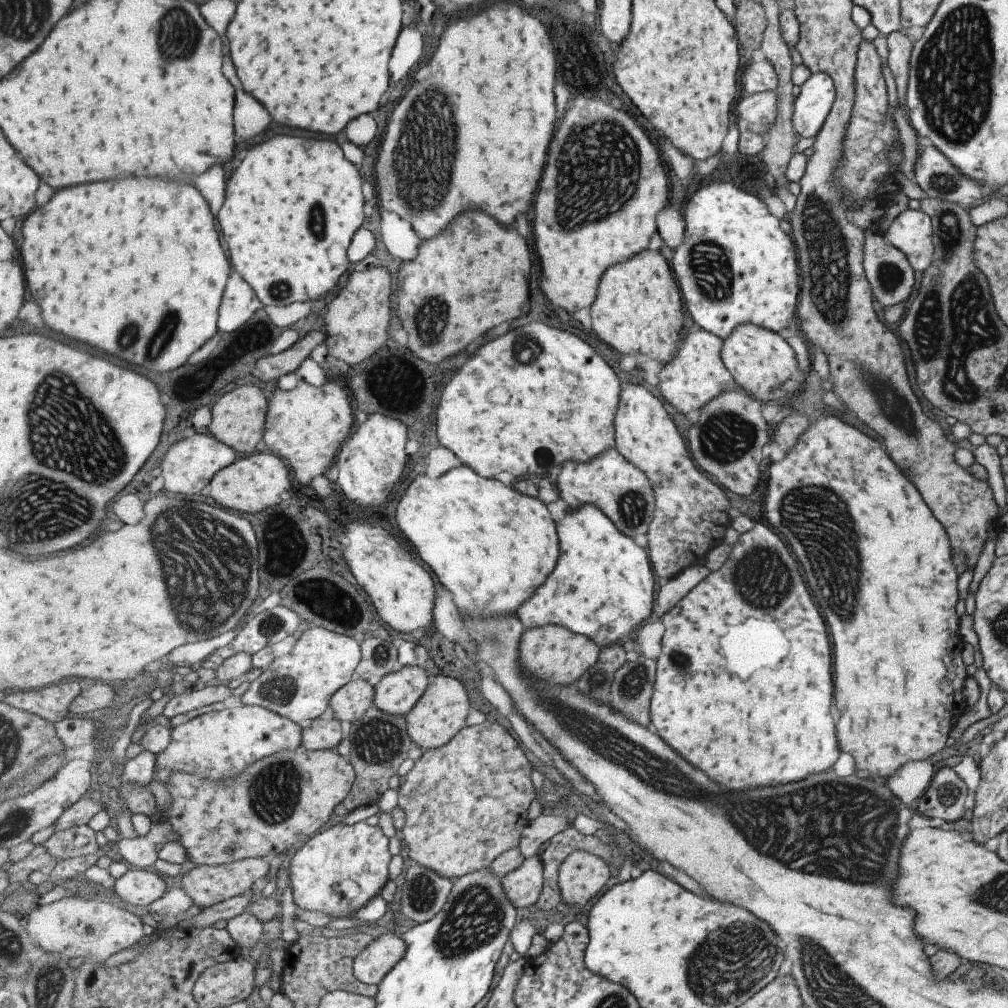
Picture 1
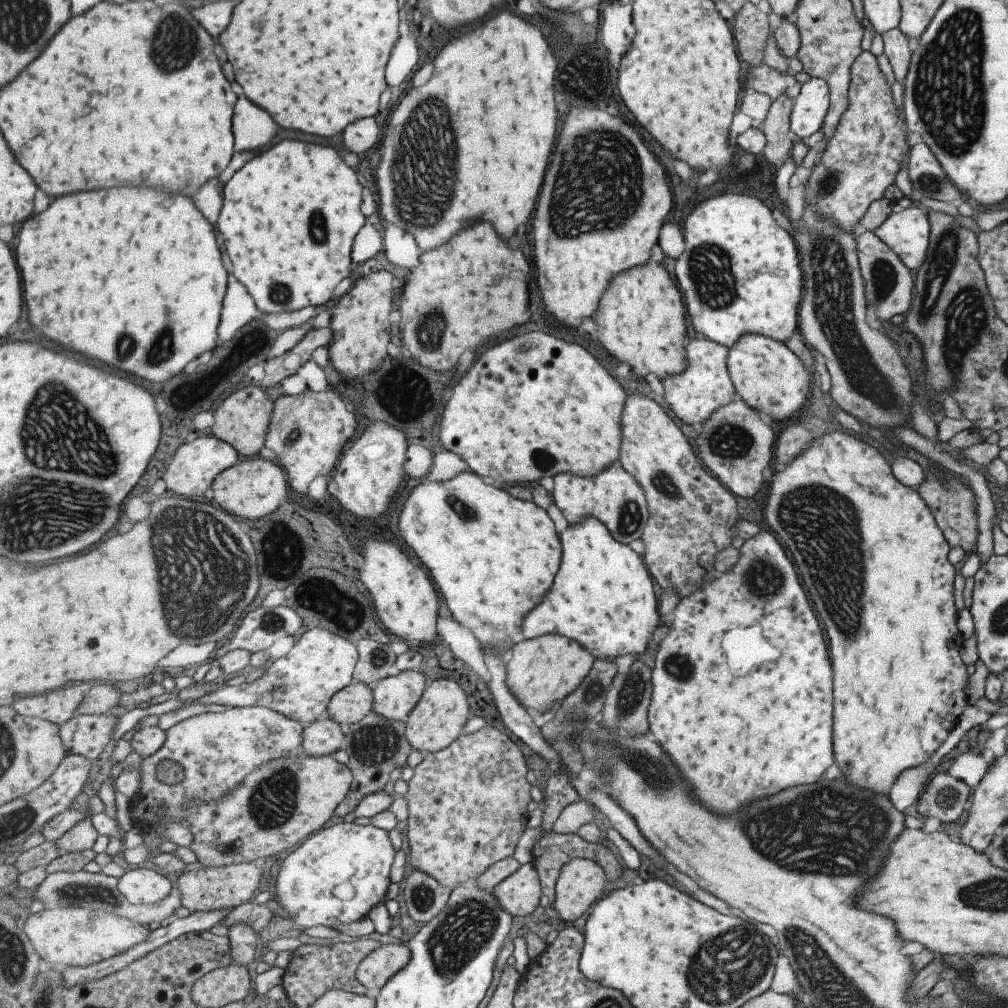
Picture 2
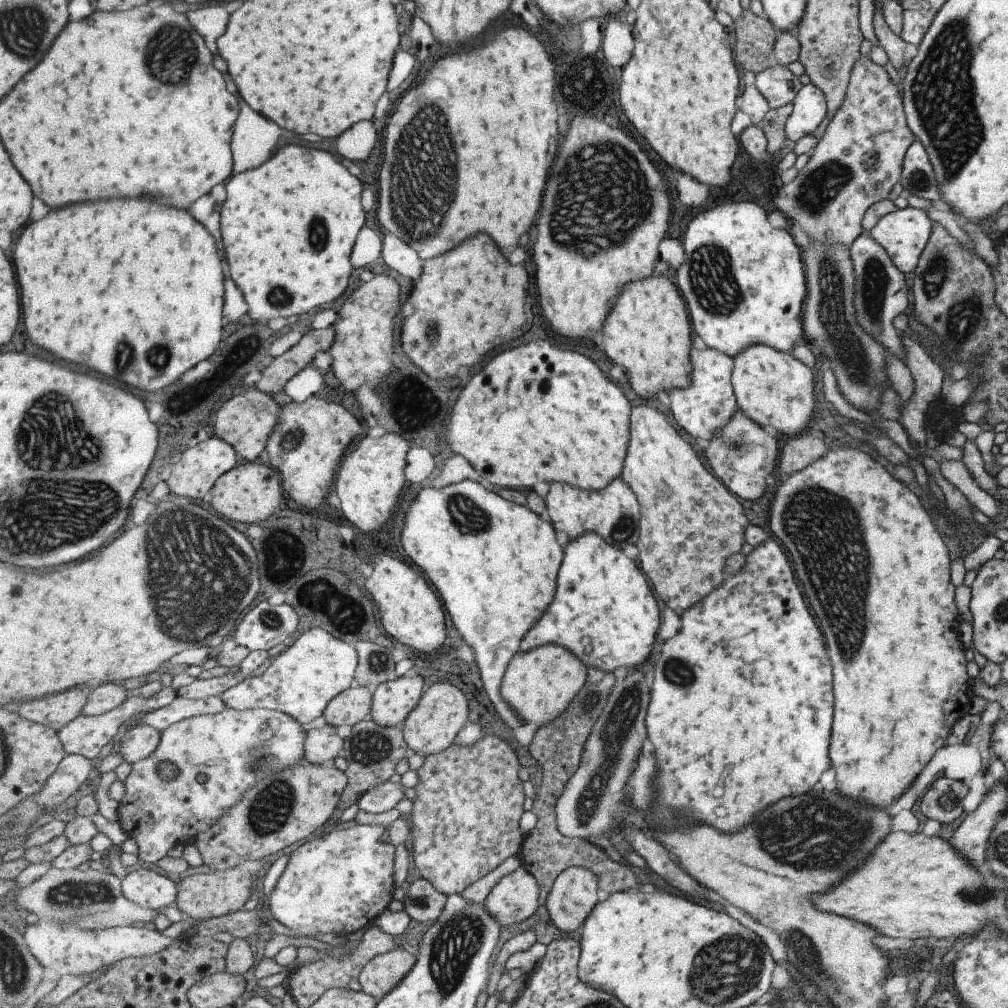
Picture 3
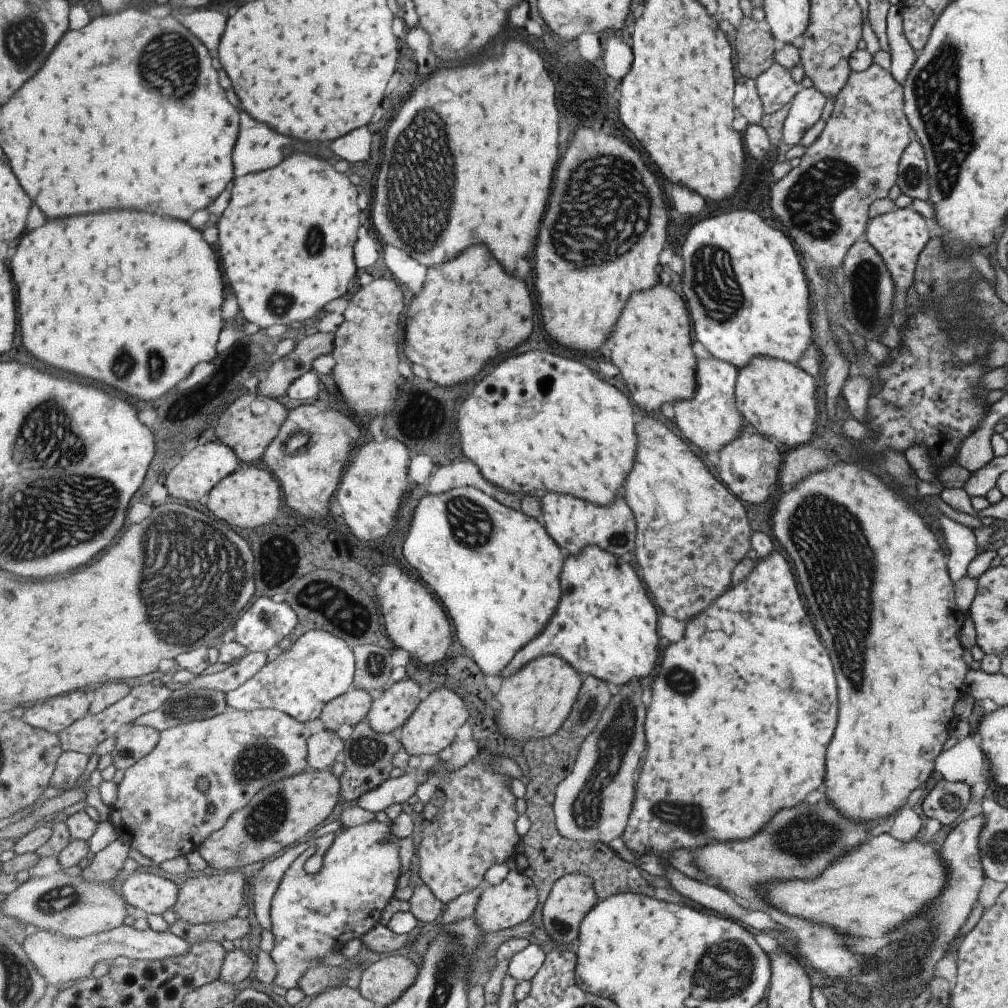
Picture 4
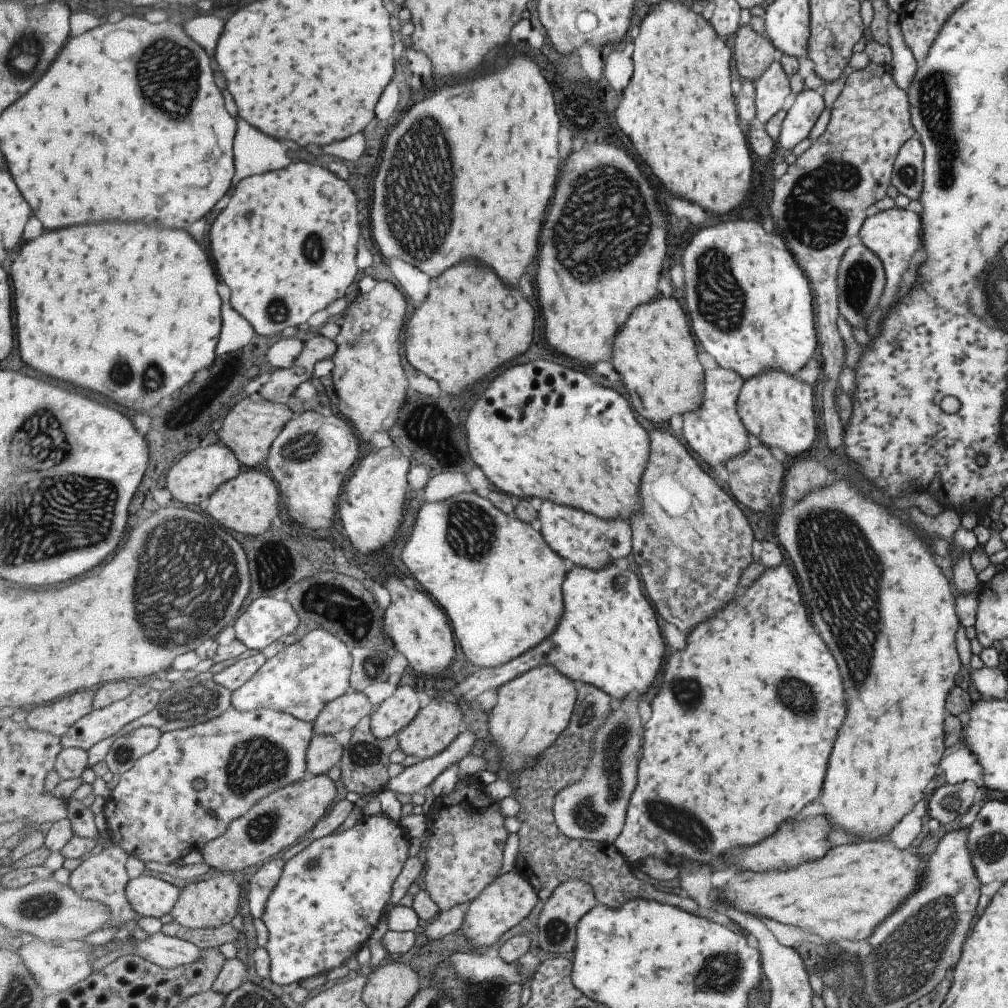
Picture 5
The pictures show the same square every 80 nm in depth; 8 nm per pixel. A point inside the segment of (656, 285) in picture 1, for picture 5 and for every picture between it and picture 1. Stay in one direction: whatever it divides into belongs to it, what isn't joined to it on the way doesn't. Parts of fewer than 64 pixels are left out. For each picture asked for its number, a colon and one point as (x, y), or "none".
2: (643, 321)
3: (649, 332)
4: (653, 349)
5: (656, 355)

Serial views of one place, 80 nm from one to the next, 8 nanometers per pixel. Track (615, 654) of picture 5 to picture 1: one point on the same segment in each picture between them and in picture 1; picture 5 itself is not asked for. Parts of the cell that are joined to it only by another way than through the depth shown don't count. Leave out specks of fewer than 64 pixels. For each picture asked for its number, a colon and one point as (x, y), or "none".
1: (603, 587)
2: (603, 597)
3: (605, 613)
4: (606, 626)

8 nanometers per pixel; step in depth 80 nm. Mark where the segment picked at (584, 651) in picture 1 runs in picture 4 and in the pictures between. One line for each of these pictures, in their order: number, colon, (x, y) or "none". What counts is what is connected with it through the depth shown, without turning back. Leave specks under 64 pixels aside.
2: (542, 672)
3: (540, 685)
4: (535, 703)

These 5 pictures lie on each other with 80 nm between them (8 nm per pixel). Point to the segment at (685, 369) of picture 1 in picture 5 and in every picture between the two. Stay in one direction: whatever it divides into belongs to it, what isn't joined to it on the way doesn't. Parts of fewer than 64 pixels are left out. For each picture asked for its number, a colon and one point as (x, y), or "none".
2: (695, 396)
3: (705, 407)
4: (711, 421)
5: (715, 433)

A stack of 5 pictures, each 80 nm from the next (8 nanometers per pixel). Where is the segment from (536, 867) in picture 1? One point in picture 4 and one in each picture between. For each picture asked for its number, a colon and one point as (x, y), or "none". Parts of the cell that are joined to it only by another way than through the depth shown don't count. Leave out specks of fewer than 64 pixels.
2: (520, 894)
3: (515, 897)
4: (512, 901)

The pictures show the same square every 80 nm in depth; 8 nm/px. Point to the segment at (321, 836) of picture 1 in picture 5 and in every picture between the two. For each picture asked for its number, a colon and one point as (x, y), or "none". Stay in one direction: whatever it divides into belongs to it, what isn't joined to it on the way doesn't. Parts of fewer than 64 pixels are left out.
2: (339, 875)
3: (332, 885)
4: (313, 915)
5: (319, 916)

